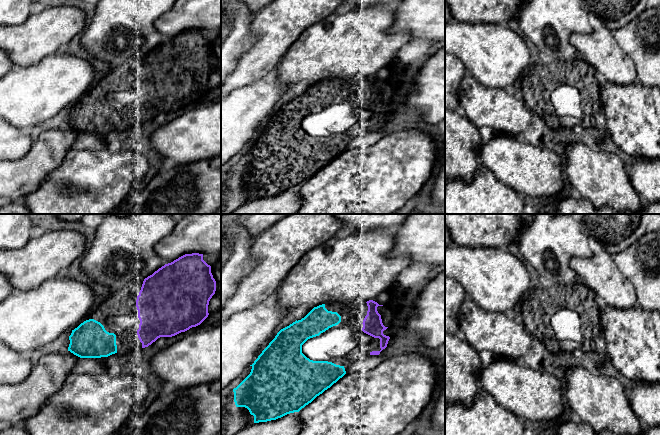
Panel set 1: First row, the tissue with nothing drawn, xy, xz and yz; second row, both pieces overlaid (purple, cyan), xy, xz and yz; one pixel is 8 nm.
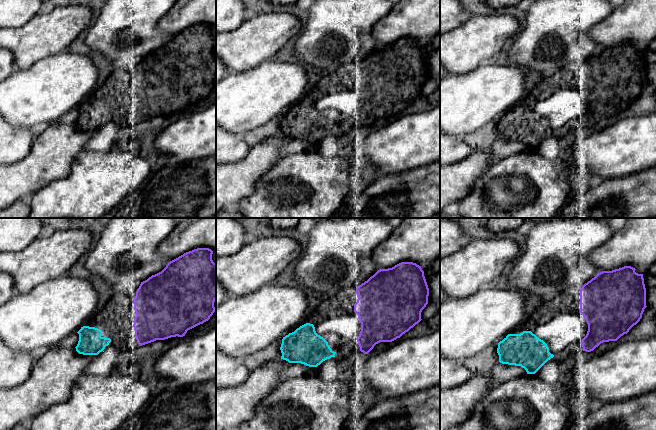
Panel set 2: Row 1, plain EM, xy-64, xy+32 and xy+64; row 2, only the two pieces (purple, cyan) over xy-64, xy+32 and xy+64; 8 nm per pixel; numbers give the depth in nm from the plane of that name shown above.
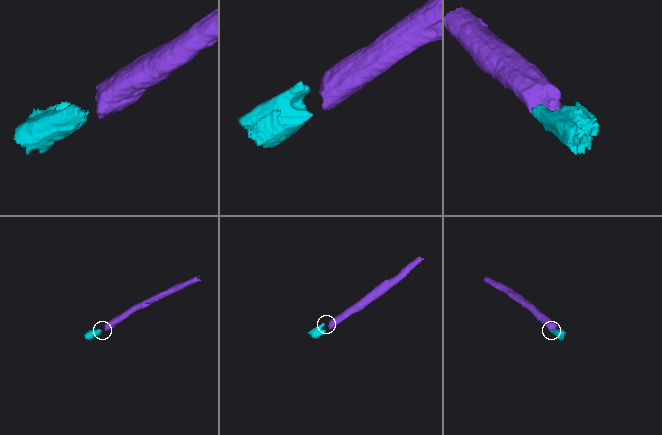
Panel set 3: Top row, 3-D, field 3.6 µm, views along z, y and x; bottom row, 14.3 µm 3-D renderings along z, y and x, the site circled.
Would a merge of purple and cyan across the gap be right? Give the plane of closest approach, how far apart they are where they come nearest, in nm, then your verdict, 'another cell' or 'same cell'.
nearest in xy; 180 nm apart; same cell

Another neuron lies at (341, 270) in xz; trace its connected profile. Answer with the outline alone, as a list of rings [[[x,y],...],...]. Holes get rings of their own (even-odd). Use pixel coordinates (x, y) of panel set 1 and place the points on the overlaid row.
[[[365,229],[344,238],[331,238],[320,246],[307,251],[278,288],[275,294],[278,302],[282,306],[293,310],[301,305],[317,307],[322,304],[331,303],[346,304],[359,298],[367,301],[373,300],[378,294],[394,285],[396,277],[412,264],[410,256],[388,256],[394,248],[395,231],[396,229]]]

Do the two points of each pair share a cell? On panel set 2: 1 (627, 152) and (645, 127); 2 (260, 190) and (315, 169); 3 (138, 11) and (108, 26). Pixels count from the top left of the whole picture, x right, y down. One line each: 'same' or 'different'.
1: same
2: same
3: same

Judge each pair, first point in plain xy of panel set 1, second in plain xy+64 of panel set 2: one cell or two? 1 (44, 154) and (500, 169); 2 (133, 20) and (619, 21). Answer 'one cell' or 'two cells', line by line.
1: two cells
2: two cells

